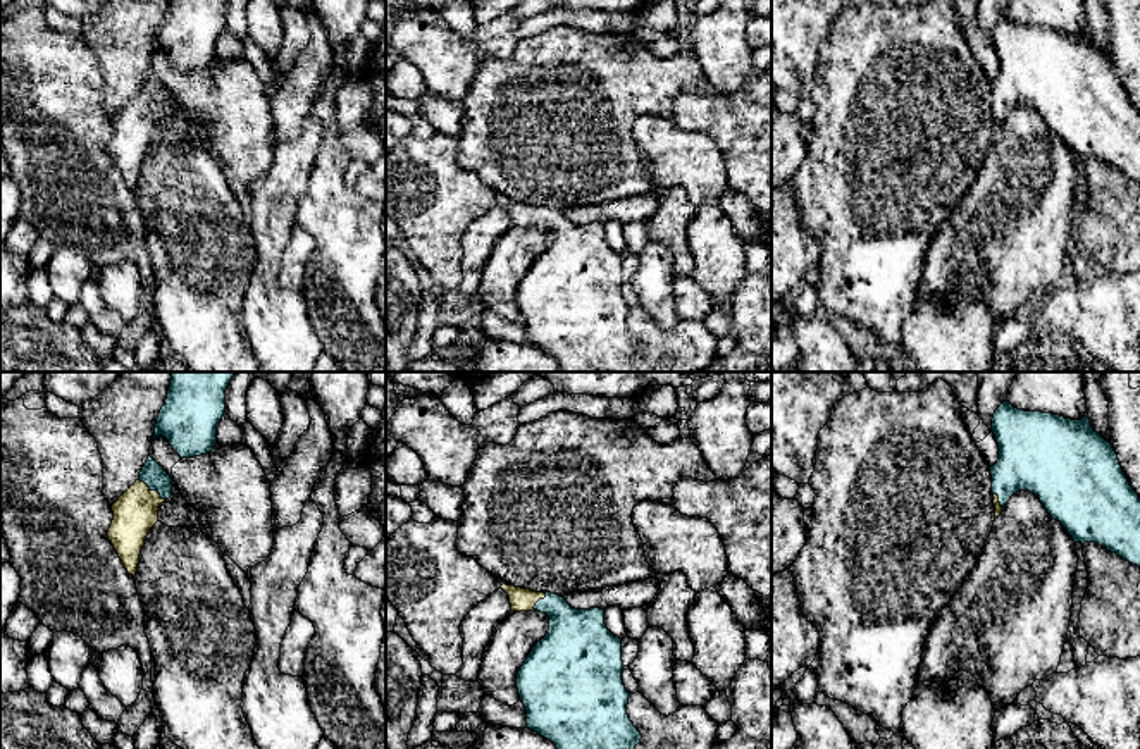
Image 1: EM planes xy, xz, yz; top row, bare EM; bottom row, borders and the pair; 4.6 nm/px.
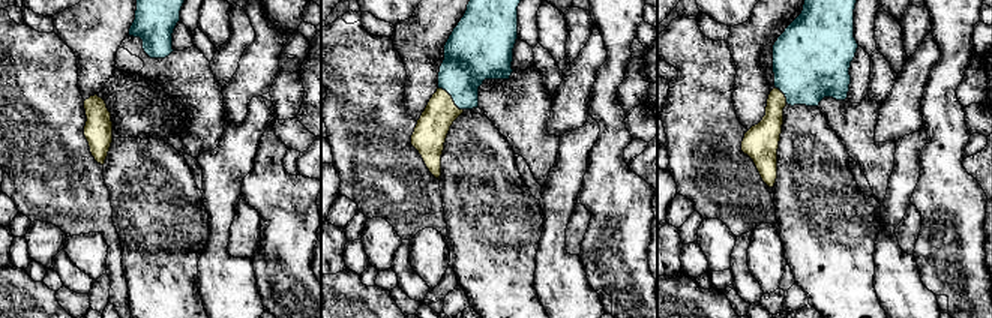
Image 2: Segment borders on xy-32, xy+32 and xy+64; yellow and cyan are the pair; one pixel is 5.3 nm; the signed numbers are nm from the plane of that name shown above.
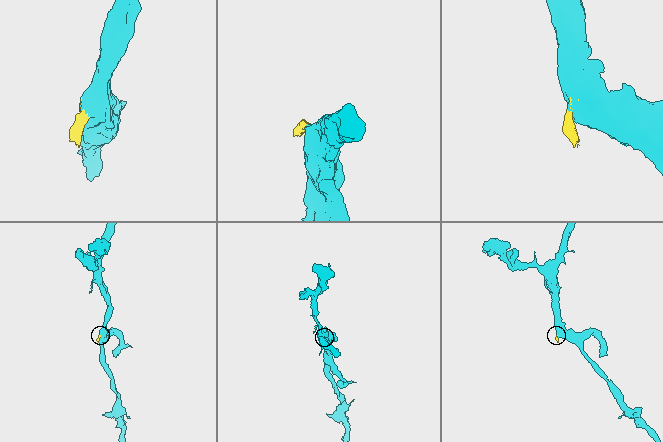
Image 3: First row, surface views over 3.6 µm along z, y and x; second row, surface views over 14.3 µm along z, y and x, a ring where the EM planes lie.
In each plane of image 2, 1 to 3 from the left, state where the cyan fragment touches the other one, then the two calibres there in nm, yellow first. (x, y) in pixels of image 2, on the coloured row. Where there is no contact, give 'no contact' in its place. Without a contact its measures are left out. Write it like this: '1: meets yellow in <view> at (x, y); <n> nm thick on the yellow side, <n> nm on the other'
1: no contact
2: meets yellow in xy+32 at (450, 98); 180 nm thick on the yellow side, 280 nm on the other
3: meets yellow in xy+64 at (784, 95); 160 nm thick on the yellow side, 420 nm on the other

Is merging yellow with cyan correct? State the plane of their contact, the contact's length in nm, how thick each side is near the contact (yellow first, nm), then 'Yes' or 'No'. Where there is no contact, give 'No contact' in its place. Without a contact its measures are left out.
Touches yellow in xy. Shared border 160 nm. Thickness 200 nm (yellow) against 110 nm. Yes

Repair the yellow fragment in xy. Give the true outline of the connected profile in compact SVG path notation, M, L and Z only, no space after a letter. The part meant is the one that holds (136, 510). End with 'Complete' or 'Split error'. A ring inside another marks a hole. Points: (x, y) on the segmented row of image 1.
M152 456L139 479L112 504L114 520L107 532L129 575L136 575L150 529L158 522L158 506L172 496L172 479Z. Split error

